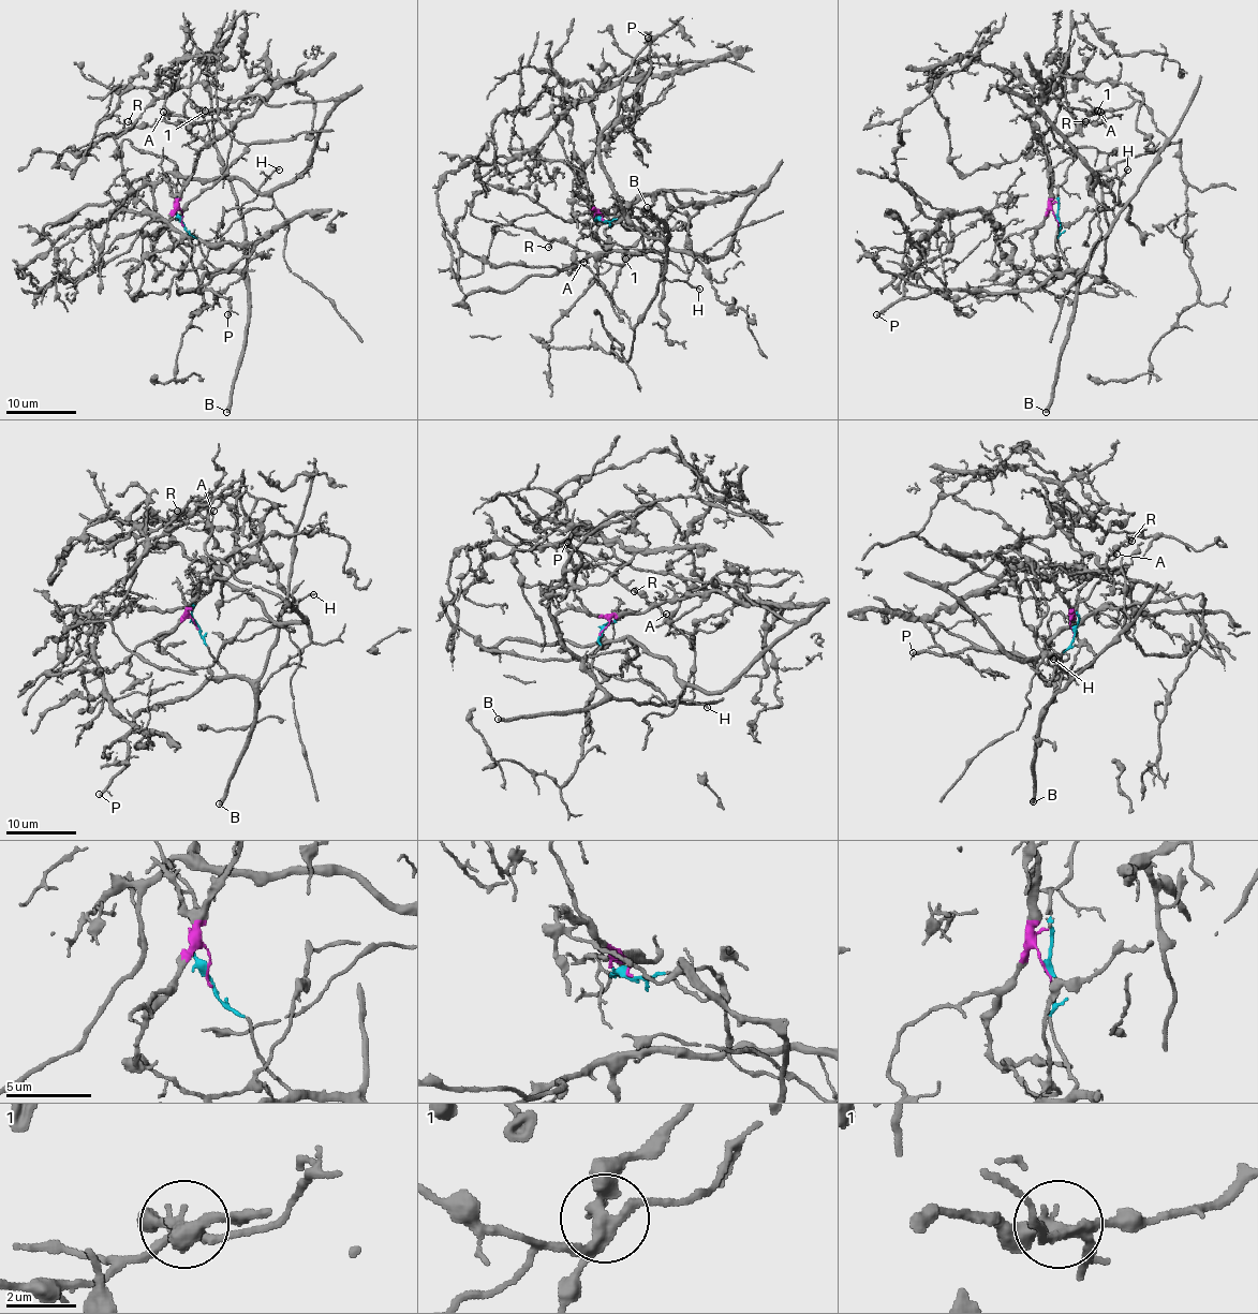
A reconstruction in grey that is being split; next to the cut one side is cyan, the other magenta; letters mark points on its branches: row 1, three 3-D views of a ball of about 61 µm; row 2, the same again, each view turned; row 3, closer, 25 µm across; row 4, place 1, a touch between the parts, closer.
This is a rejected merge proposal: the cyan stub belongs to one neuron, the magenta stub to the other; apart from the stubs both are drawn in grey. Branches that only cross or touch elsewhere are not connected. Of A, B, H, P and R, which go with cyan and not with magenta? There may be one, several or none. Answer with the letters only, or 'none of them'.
B, H, P

